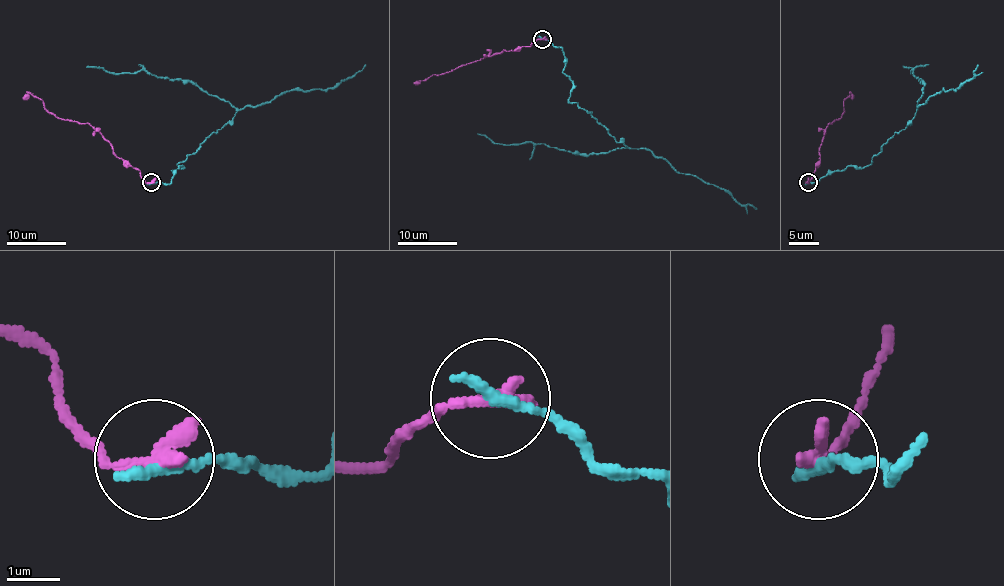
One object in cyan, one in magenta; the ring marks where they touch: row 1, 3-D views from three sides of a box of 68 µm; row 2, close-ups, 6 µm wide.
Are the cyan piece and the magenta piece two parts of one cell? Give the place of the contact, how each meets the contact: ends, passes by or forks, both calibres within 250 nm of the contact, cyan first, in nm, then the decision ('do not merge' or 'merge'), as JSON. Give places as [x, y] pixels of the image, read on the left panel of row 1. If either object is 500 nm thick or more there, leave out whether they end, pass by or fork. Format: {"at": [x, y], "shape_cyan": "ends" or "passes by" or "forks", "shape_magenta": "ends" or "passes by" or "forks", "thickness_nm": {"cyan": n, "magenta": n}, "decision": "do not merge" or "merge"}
{"at": [151, 182], "shape_cyan": "ends", "shape_magenta": "ends", "thickness_nm": {"cyan": 280, "magenta": 320}, "decision": "do not merge"}

